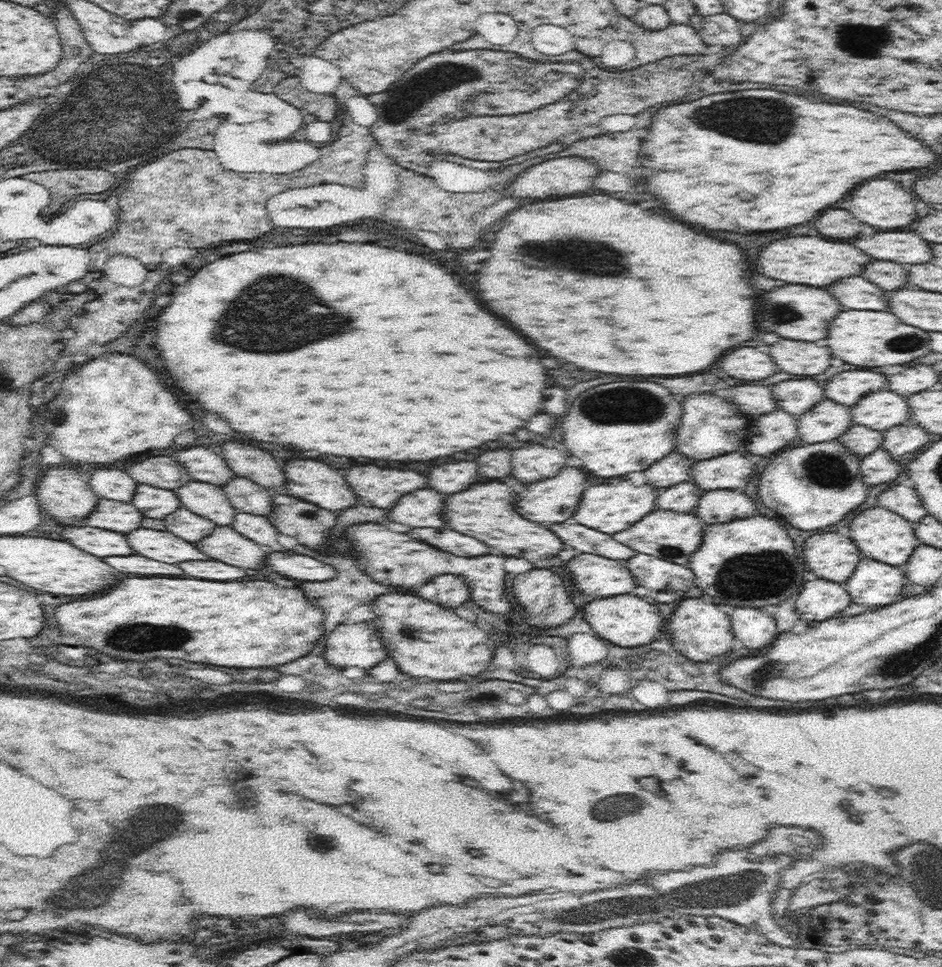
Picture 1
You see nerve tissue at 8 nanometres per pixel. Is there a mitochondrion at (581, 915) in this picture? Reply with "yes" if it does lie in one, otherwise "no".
yes

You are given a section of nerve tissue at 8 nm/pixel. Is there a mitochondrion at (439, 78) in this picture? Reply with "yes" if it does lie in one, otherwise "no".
yes

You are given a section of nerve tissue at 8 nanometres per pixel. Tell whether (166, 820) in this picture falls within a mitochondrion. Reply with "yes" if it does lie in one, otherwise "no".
yes

